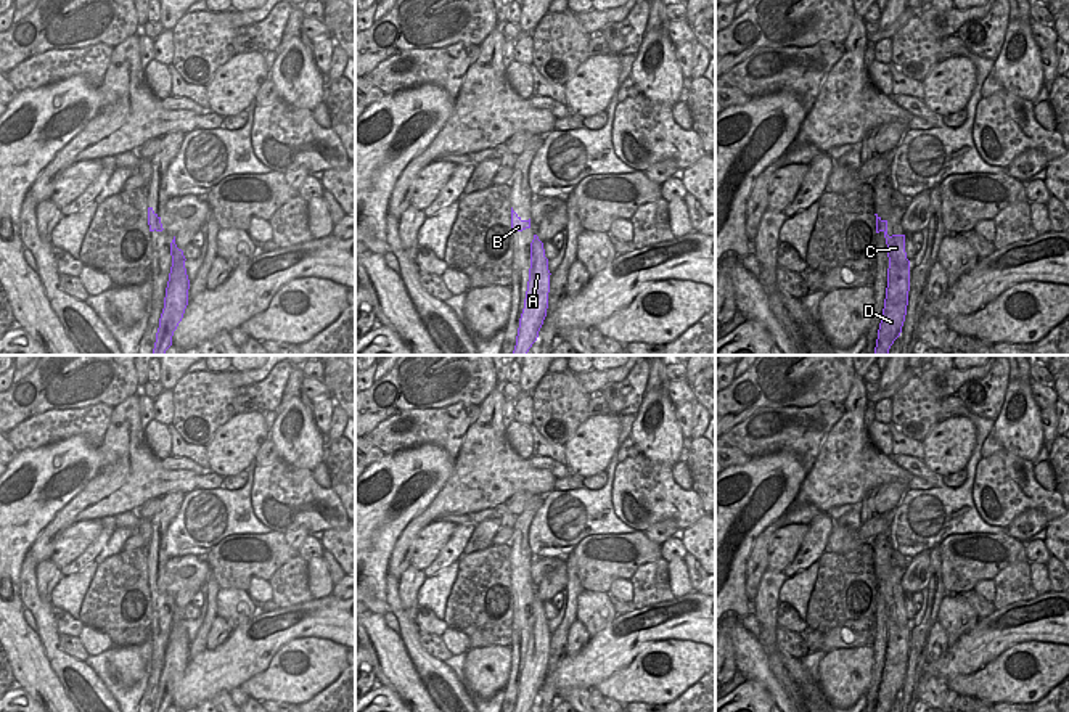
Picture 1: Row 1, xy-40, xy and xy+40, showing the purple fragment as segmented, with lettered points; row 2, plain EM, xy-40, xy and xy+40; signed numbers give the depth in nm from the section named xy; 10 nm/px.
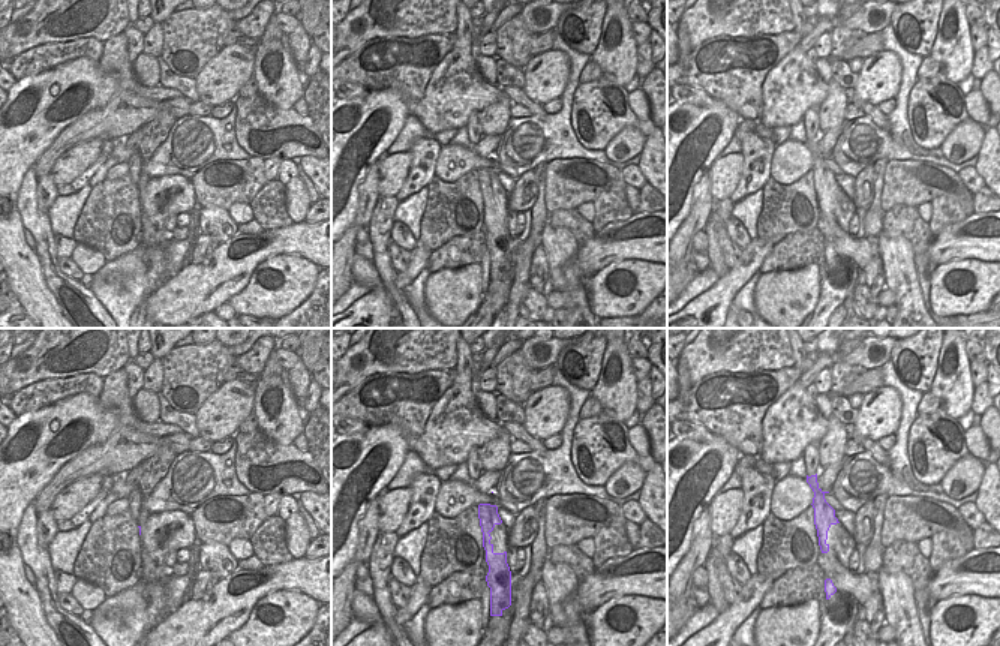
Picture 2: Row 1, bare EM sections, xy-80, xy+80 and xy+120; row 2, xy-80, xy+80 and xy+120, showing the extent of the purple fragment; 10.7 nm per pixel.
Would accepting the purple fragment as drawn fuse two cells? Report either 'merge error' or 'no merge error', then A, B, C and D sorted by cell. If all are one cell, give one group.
no merge error; A B C D

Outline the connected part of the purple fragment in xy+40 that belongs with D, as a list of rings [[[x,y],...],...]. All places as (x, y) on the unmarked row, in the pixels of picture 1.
[[[876,575],[876,593],[883,591],[887,604],[887,648],[874,712],[889,712],[900,696],[907,675],[910,651],[910,620],[905,612],[905,595],[887,595],[887,580]]]

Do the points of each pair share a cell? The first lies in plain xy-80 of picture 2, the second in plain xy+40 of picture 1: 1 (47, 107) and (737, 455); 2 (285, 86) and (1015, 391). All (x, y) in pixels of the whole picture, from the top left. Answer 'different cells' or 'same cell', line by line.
1: different cells
2: same cell

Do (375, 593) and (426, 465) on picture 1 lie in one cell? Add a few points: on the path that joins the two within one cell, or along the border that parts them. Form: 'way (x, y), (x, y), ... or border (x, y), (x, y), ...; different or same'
way (373, 560), (373, 511), (393, 492); same

